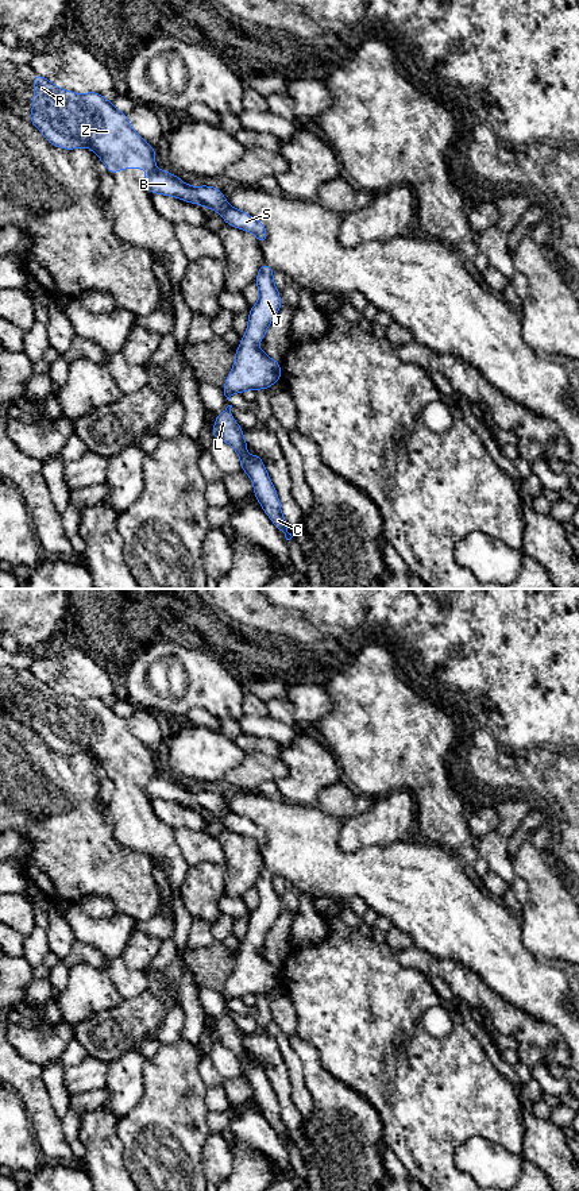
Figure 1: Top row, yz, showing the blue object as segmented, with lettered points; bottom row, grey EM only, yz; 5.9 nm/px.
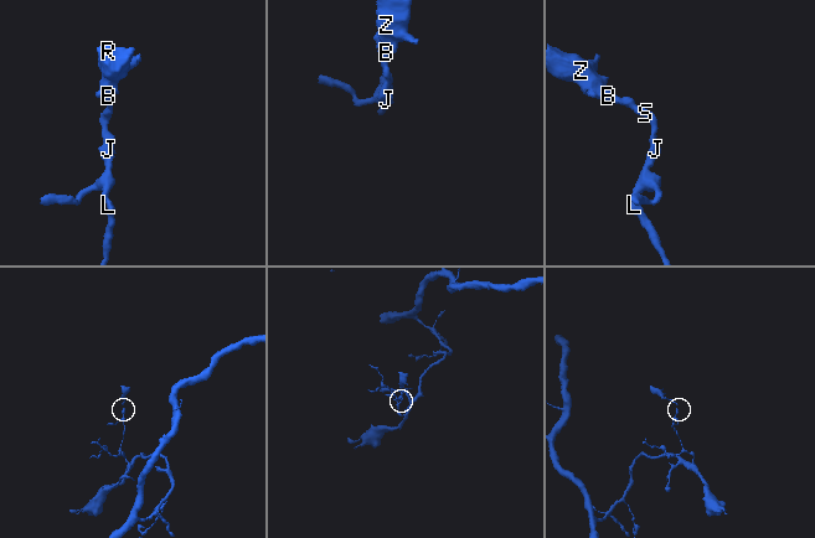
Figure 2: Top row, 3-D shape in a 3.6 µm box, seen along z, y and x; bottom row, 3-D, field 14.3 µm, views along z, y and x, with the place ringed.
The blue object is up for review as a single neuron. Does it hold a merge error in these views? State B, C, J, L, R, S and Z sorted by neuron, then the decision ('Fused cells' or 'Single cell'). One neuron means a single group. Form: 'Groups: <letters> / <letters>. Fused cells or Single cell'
Groups: B C J L S / R Z. Fused cells

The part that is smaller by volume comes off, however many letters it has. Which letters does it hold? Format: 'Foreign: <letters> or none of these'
Foreign: R, Z

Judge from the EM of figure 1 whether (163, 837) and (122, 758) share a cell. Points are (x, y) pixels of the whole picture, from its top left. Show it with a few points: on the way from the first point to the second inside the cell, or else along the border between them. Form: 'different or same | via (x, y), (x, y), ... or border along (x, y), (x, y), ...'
same | via (143, 817), (130, 804), (130, 778)

